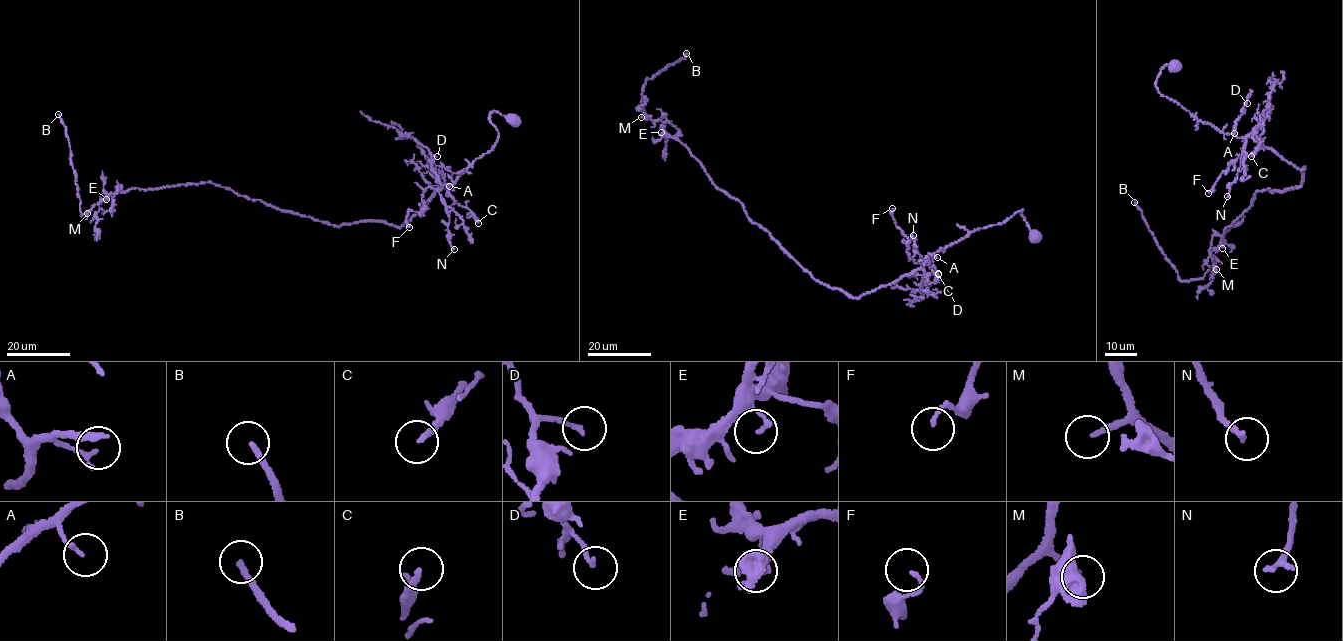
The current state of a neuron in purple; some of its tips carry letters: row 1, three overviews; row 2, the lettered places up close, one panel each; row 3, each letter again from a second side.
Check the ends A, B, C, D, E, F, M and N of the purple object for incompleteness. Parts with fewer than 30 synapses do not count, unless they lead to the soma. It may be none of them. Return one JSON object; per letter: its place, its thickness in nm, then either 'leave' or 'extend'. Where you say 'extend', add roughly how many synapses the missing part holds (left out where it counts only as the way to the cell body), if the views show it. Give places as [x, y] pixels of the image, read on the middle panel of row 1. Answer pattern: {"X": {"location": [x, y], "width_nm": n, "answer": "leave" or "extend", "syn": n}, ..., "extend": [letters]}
{"A": {"location": [937, 257], "width_nm": 150, "answer": "leave"}, "B": {"location": [686, 53], "width_nm": 190, "answer": "extend", "syn": 70}, "C": {"location": [938, 273], "width_nm": 180, "answer": "leave"}, "D": {"location": [938, 274], "width_nm": 160, "answer": "leave"}, "E": {"location": [661, 132], "width_nm": 150, "answer": "leave"}, "F": {"location": [892, 208], "width_nm": 120, "answer": "leave"}, "M": {"location": [641, 117], "width_nm": 180, "answer": "extend", "syn": 45}, "N": {"location": [913, 235], "width_nm": 200, "answer": "leave"}, "extend": ["B", "M"]}

